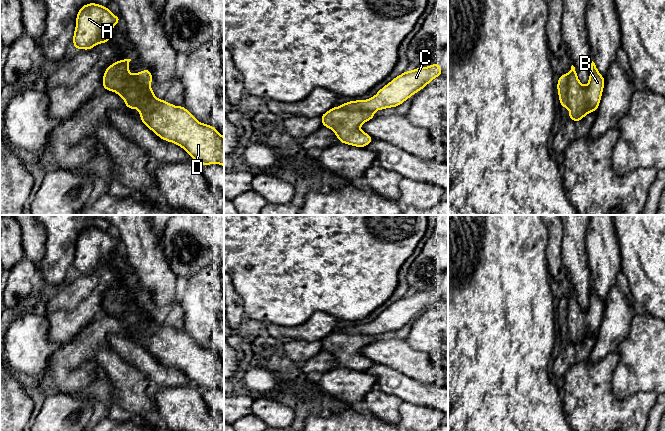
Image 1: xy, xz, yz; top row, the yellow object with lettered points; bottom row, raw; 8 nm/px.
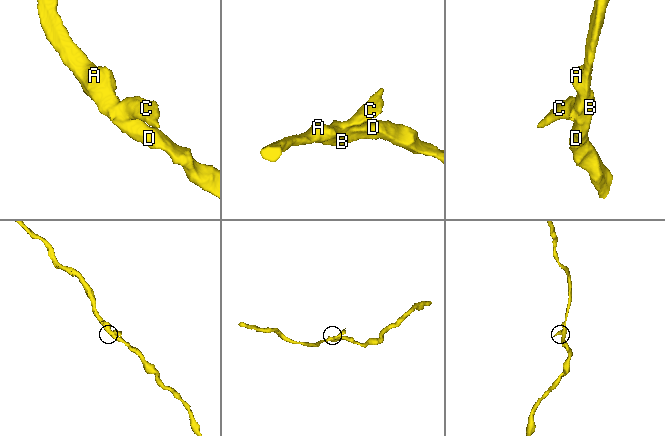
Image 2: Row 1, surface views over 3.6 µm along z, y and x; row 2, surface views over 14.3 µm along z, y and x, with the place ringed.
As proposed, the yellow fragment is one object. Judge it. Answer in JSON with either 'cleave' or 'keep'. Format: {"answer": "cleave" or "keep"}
{"answer": "cleave"}

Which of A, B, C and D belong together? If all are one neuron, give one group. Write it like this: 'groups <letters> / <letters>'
groups A B D / C

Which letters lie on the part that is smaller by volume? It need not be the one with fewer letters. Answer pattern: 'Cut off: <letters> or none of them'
Cut off: C

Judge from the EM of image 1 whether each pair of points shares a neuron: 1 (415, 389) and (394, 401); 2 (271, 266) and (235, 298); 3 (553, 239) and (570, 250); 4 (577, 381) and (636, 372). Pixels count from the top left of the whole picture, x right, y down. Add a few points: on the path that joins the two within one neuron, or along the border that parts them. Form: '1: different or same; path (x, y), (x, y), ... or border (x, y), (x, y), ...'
1: different; border (377, 389), (394, 394), (403, 401)
2: different; border (234, 287), (243, 301), (243, 314), (245, 318)
3: different; border (562, 225), (562, 263), (566, 268)
4: different; border (619, 353), (612, 377), (612, 391), (617, 399)

